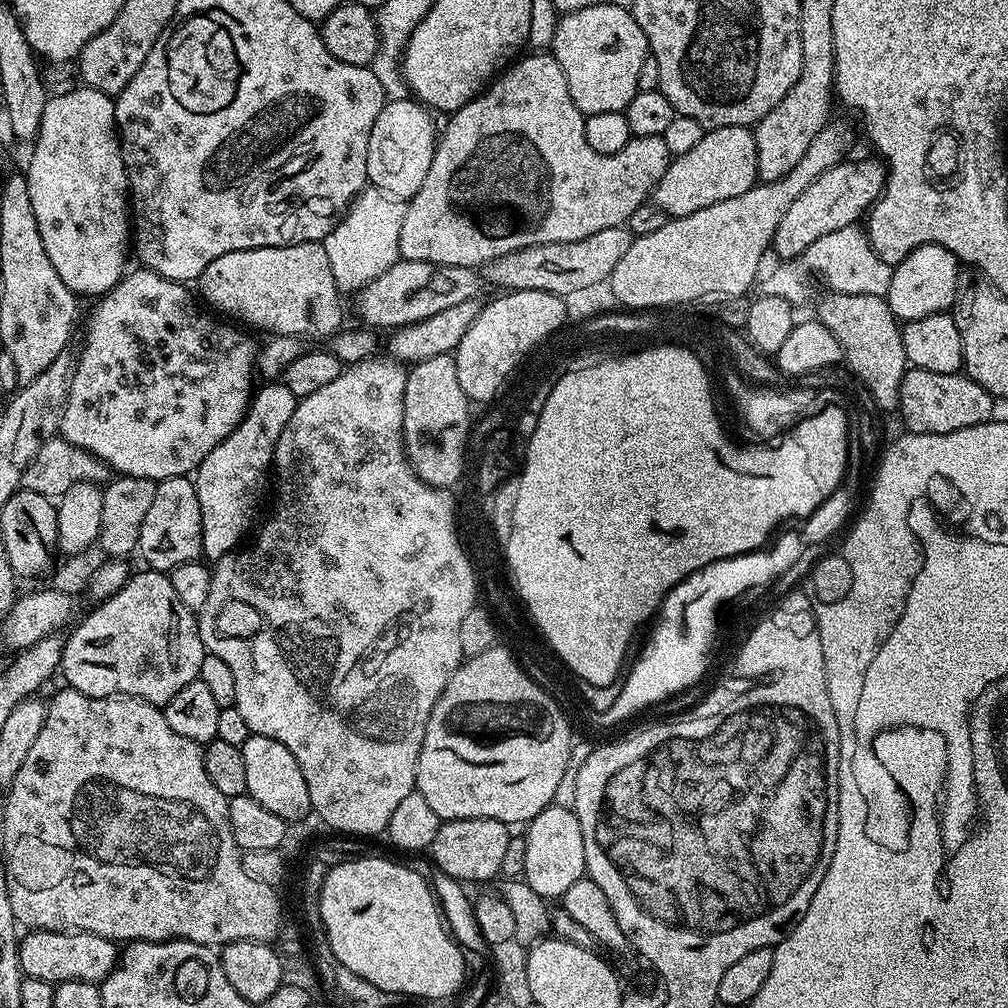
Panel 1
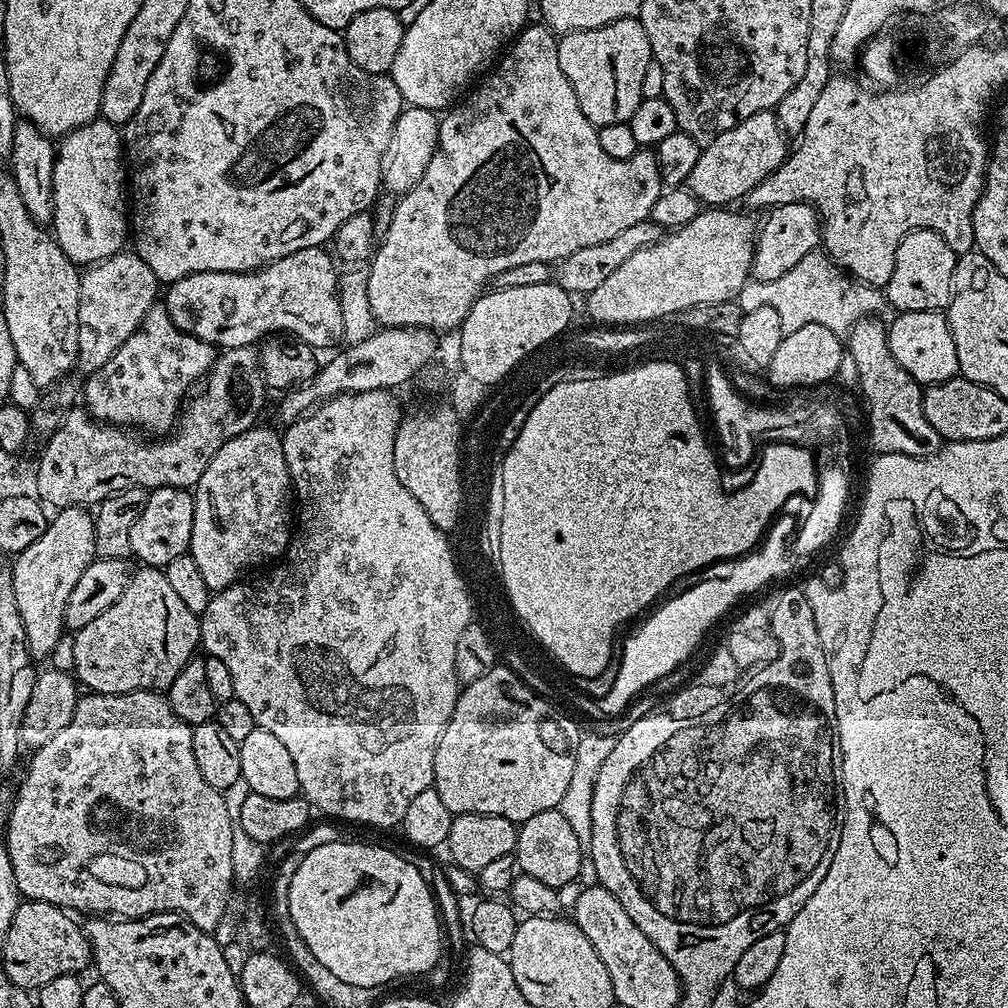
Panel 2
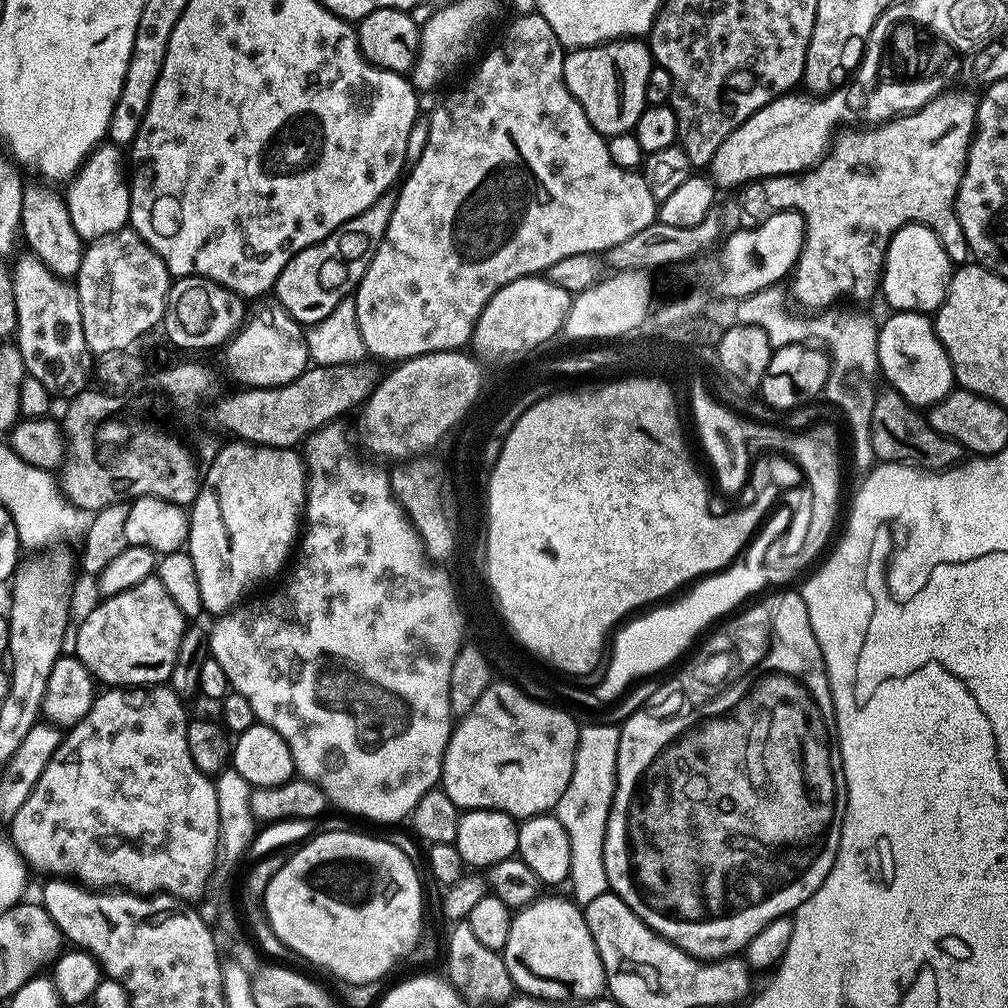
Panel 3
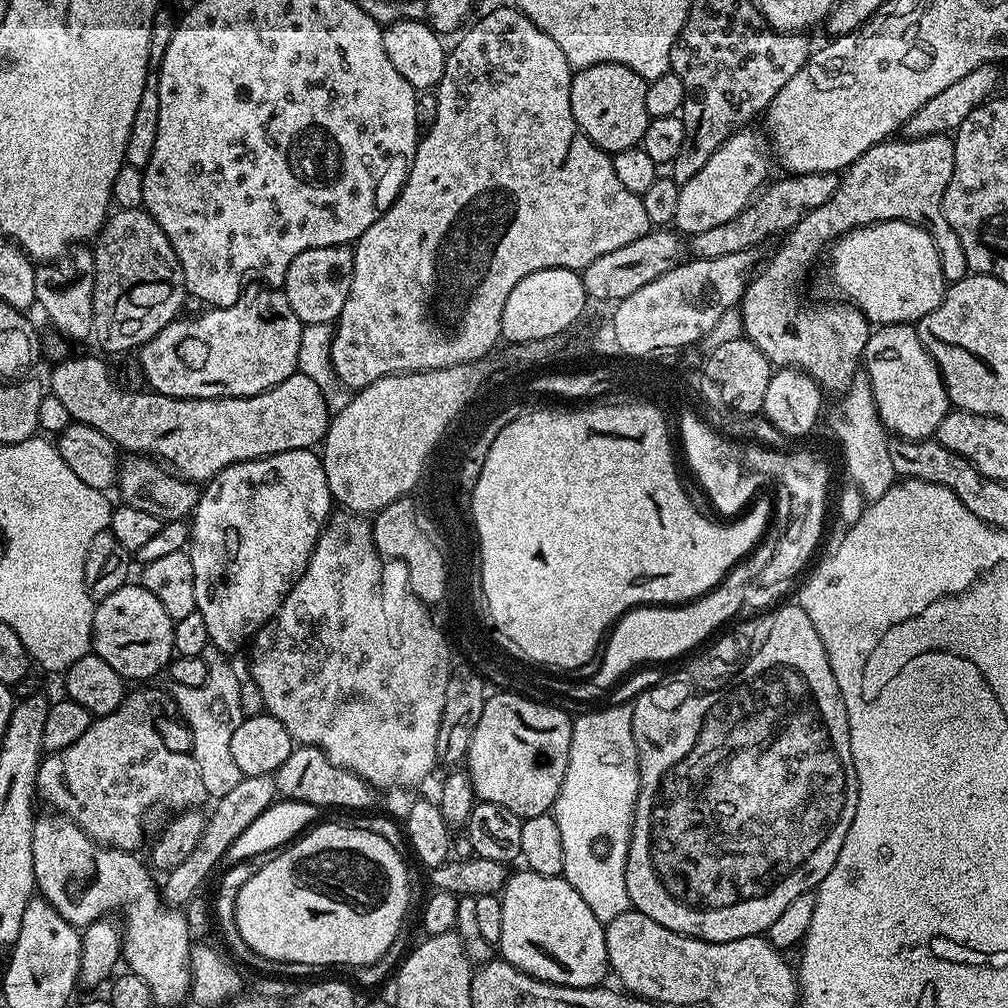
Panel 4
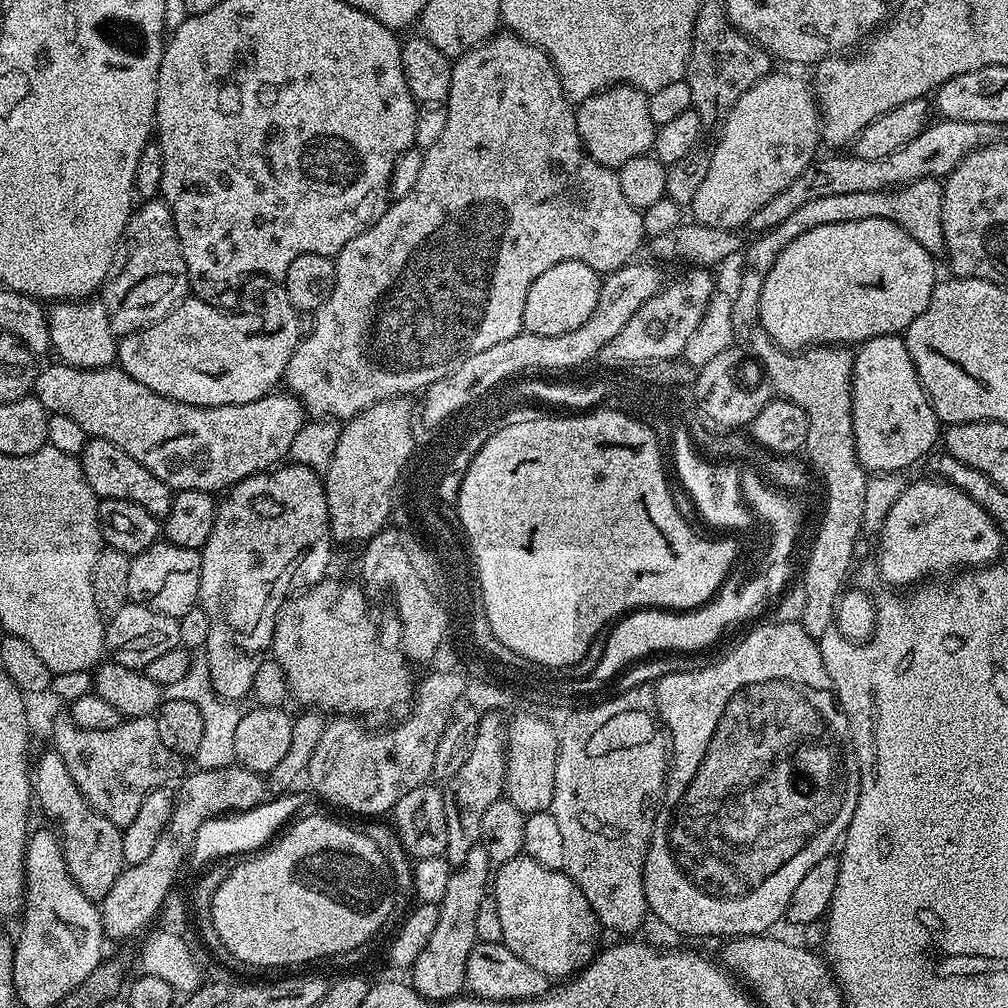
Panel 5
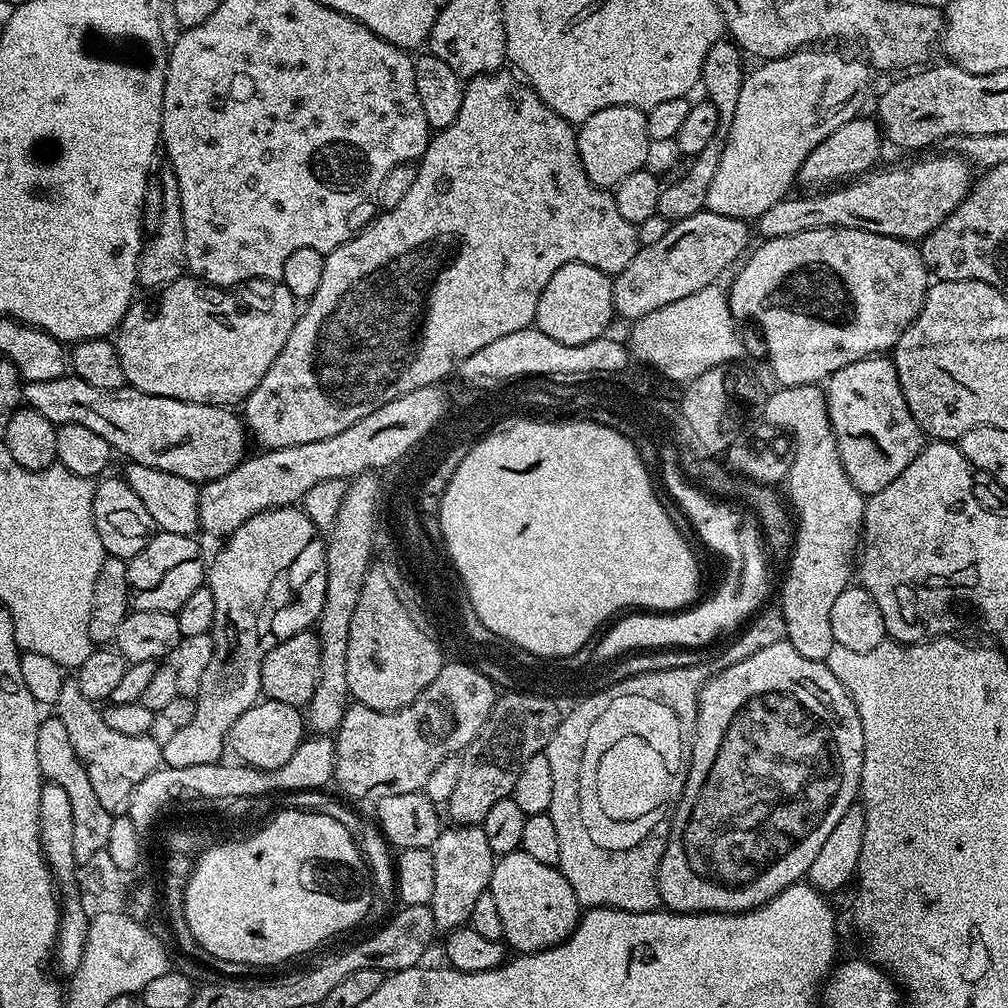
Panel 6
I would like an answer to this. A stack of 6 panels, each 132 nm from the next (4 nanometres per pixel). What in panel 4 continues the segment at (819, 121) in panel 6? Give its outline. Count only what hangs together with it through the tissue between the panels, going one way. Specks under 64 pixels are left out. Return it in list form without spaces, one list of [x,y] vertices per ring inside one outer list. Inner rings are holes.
[[[741,130],[734,133],[734,135],[713,154],[710,158],[710,162],[706,162],[706,166],[702,166],[702,170],[698,170],[698,174],[694,174],[694,178],[690,178],[690,182],[679,185],[678,206],[675,207],[672,220],[675,231],[683,234],[685,237],[691,238],[702,234],[706,230],[714,230],[714,226],[722,226],[722,222],[730,222],[730,218],[734,218],[739,212],[744,211],[744,209],[752,203],[758,190],[763,189],[765,185],[769,183],[769,157],[766,155],[766,152],[766,157],[764,157],[764,152],[760,149],[759,138],[756,137],[754,133],[748,131],[752,130]]]

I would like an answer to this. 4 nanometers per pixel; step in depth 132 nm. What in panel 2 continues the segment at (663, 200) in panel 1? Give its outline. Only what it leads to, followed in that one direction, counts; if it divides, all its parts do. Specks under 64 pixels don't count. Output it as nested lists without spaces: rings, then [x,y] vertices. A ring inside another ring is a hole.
[[[775,111],[759,112],[746,118],[738,126],[718,134],[700,149],[700,157],[690,171],[686,187],[704,206],[732,206],[735,200],[743,201],[754,186],[758,186],[788,155],[789,145],[784,145],[786,133],[776,120]]]

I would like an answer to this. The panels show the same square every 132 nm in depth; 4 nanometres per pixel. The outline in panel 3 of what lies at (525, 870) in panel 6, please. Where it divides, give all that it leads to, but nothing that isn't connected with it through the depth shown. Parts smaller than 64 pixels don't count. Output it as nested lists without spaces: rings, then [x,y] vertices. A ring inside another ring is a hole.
[[[544,894],[519,909],[512,917],[510,938],[506,938],[502,955],[513,985],[523,995],[565,1002],[595,1000],[605,995],[598,946],[594,946],[581,905],[571,899]]]

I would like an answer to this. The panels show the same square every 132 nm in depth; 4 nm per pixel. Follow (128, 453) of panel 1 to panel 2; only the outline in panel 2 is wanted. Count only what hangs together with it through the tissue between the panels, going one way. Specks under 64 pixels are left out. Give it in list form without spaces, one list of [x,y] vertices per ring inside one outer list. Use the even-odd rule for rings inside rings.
[[[153,306],[142,318],[136,332],[130,334],[130,338],[126,338],[126,342],[122,342],[118,350],[114,350],[114,354],[98,371],[85,379],[88,380],[85,384],[83,381],[83,407],[88,415],[102,424],[115,424],[128,430],[143,430],[148,434],[167,434],[173,431],[181,407],[193,391],[192,384],[198,383],[199,380],[201,383],[207,377],[217,355],[217,349],[213,345],[178,330],[178,326],[174,326],[170,314],[163,306]]]

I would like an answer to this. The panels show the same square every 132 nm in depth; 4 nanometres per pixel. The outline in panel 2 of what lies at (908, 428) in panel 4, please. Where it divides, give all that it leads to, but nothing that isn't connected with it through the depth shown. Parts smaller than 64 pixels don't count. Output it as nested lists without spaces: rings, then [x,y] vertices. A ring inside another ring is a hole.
[[[901,312],[893,324],[887,325],[890,354],[922,386],[941,384],[959,373],[958,350],[954,350],[954,338],[950,334],[947,315],[938,312]]]

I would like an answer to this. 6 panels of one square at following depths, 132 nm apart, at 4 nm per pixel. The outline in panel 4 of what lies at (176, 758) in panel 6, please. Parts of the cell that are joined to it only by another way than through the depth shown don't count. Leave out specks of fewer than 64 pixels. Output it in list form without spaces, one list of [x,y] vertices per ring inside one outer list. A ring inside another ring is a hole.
[[[299,448],[298,450],[286,450],[282,454],[263,456],[260,460],[247,460],[226,466],[214,479],[203,485],[196,501],[196,507],[190,516],[190,539],[187,546],[187,554],[194,566],[194,602],[196,611],[202,614],[206,622],[206,634],[211,647],[217,652],[231,654],[240,647],[247,645],[255,637],[256,633],[275,616],[280,604],[284,601],[284,595],[291,590],[296,579],[306,570],[308,558],[311,556],[314,546],[318,542],[324,525],[328,523],[334,512],[334,501],[330,494],[330,486],[326,478],[323,459],[313,449]]]

